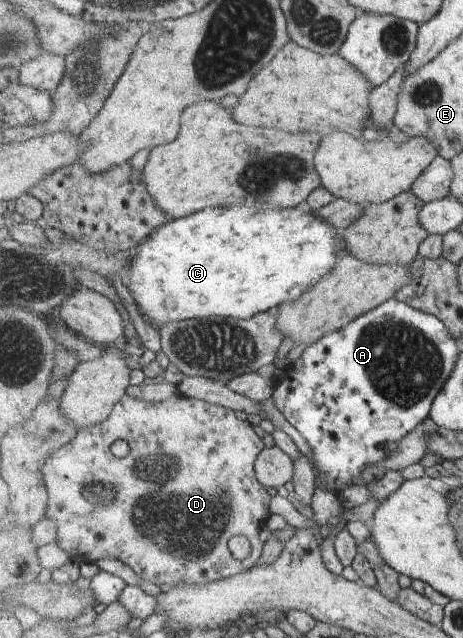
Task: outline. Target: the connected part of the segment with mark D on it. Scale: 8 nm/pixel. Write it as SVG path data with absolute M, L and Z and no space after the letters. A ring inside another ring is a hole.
M179 393L163 402L149 402L136 397L124 396L120 403L117 403L112 410L110 417L98 425L79 427L76 437L72 441L52 454L44 467L44 477L49 491L48 515L60 523L60 545L62 549L78 551L78 553L92 553L87 555L89 561L97 561L102 557L111 556L126 563L138 575L146 581L156 585L189 584L206 586L209 583L232 577L250 570L258 565L264 549L262 541L262 525L270 517L271 497L268 488L260 483L257 476L255 463L258 456L266 449L264 439L256 433L256 429L247 420L242 420L236 411L225 408L221 405L205 402L203 399L194 399ZM125 440L130 452L125 457L116 457L112 451L112 445L116 441ZM234 535L245 536L251 544L251 552L244 560L234 559L234 551L230 551L230 539Z

